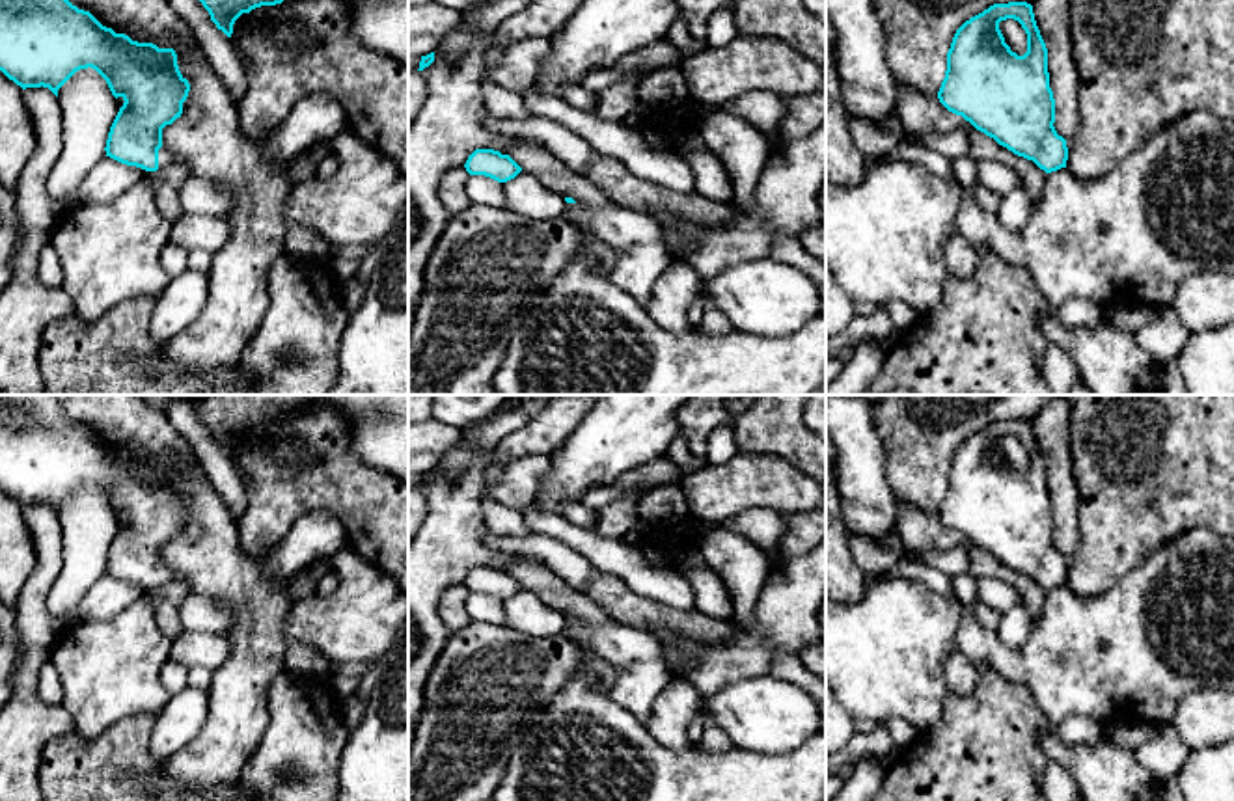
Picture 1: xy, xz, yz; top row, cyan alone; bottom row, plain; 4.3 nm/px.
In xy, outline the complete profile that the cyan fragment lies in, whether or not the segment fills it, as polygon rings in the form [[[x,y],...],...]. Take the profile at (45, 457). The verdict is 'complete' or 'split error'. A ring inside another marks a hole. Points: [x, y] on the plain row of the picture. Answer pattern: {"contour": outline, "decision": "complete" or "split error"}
{"contour": [[[52,395],[0,400],[0,488],[22,507],[58,507],[80,486],[95,486],[125,520],[106,557],[106,574],[145,589],[183,581],[162,561],[162,546],[183,531],[190,501],[173,466],[132,458],[73,423]]], "decision": "split error"}

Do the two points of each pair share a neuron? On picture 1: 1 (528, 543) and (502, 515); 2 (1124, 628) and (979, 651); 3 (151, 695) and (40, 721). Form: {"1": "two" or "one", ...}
{"1": "two", "2": "one", "3": "two"}

